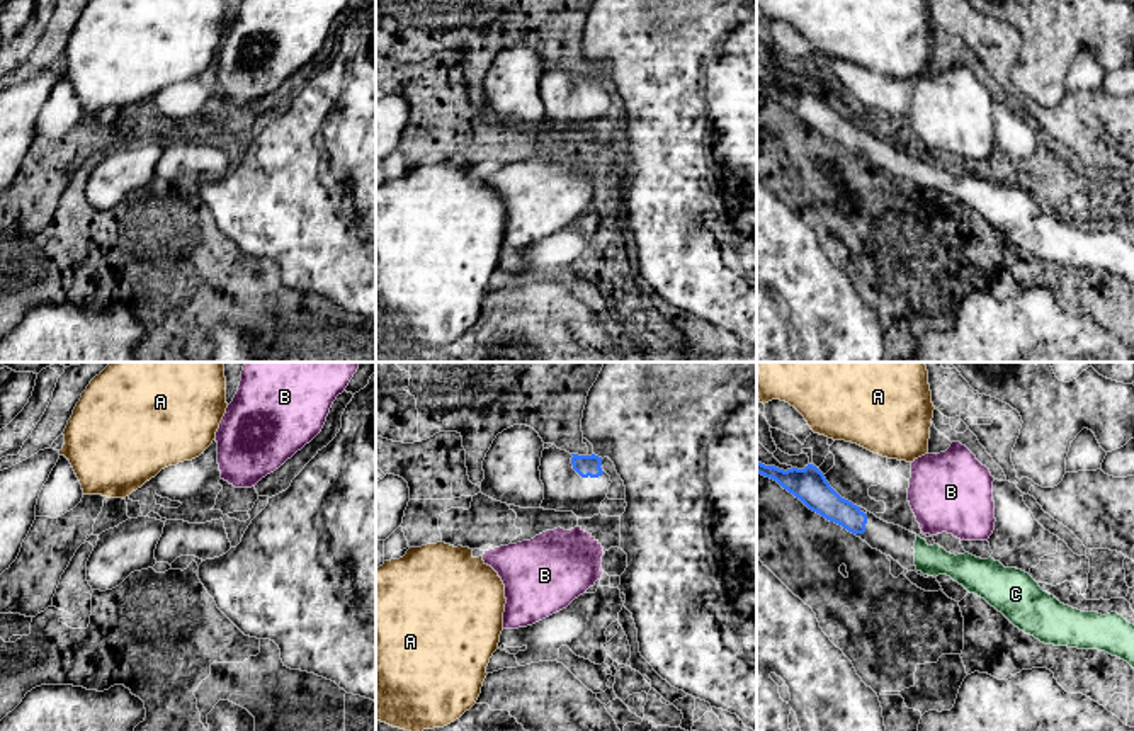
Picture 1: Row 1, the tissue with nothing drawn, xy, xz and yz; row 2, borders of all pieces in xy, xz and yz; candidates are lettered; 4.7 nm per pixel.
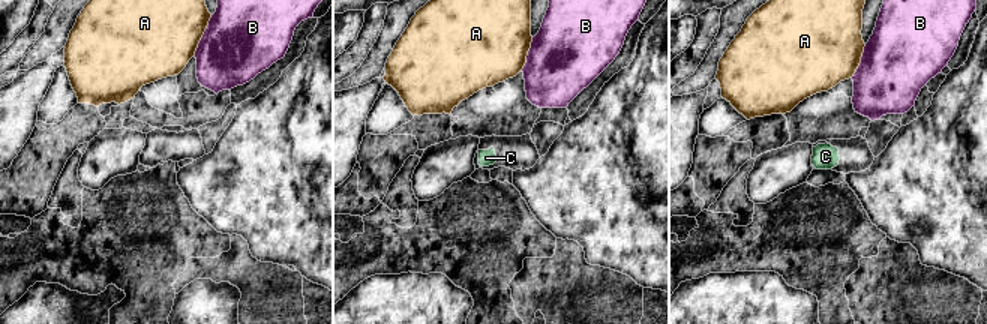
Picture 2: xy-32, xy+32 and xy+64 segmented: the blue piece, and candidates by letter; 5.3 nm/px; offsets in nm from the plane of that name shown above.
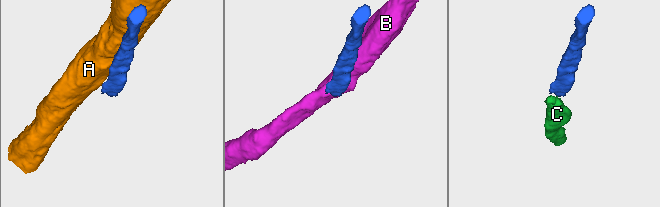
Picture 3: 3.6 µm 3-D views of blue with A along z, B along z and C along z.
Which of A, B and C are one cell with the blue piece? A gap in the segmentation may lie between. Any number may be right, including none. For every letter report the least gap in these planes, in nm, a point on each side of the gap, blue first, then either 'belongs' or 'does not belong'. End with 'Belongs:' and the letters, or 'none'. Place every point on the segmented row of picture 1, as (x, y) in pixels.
A: 150 nm | yz (811, 464), (820, 434) | does not belong
B: 200 nm | yz (866, 514), (908, 500) | does not belong
C: 240 nm | yz (864, 531), (913, 546) | belongs
Belongs: C

